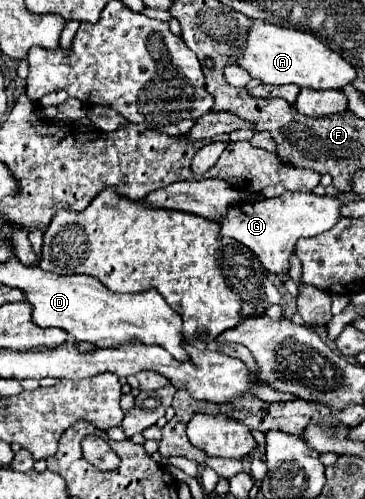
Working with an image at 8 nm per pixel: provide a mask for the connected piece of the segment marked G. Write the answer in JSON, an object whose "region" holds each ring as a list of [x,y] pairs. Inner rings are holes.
{"region":[[[283,193],[281,197],[253,201],[253,203],[235,203],[231,211],[223,219],[219,219],[221,235],[237,239],[245,247],[249,247],[259,261],[265,265],[267,273],[287,273],[289,271],[289,257],[295,249],[295,243],[301,237],[315,237],[327,229],[331,229],[341,213],[341,201],[335,197],[317,197],[313,193]]]}

